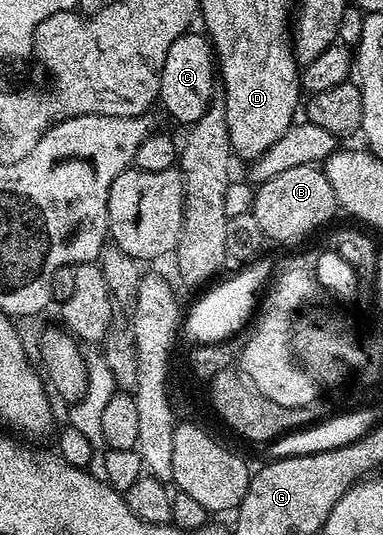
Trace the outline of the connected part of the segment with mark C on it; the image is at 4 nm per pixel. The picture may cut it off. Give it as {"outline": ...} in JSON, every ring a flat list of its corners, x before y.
{"outline":[[188,31,173,39,173,47,165,55,165,67,161,71,159,88,160,106,167,108,167,113,183,127,189,127,211,106,211,98,217,93,217,58,210,40,202,32]]}

